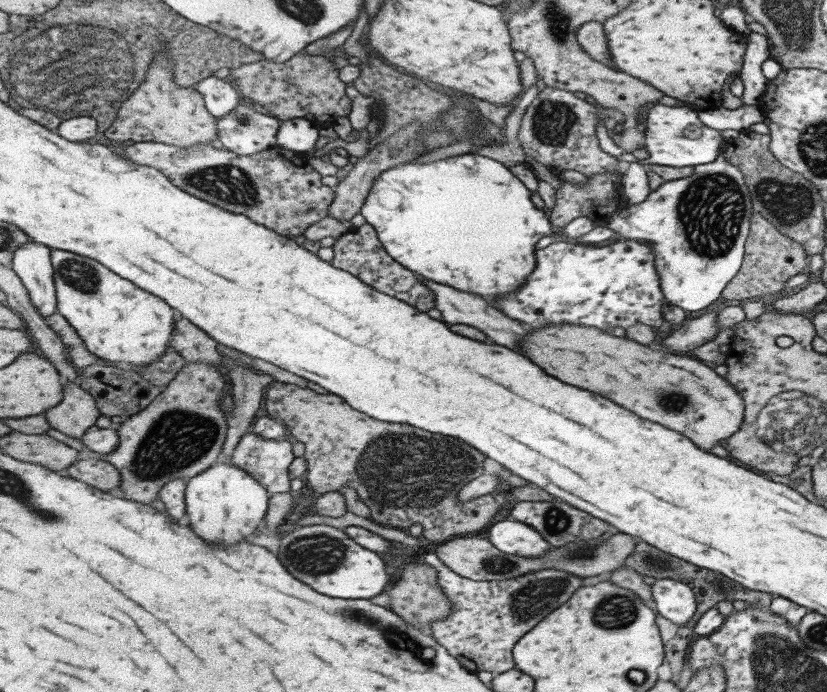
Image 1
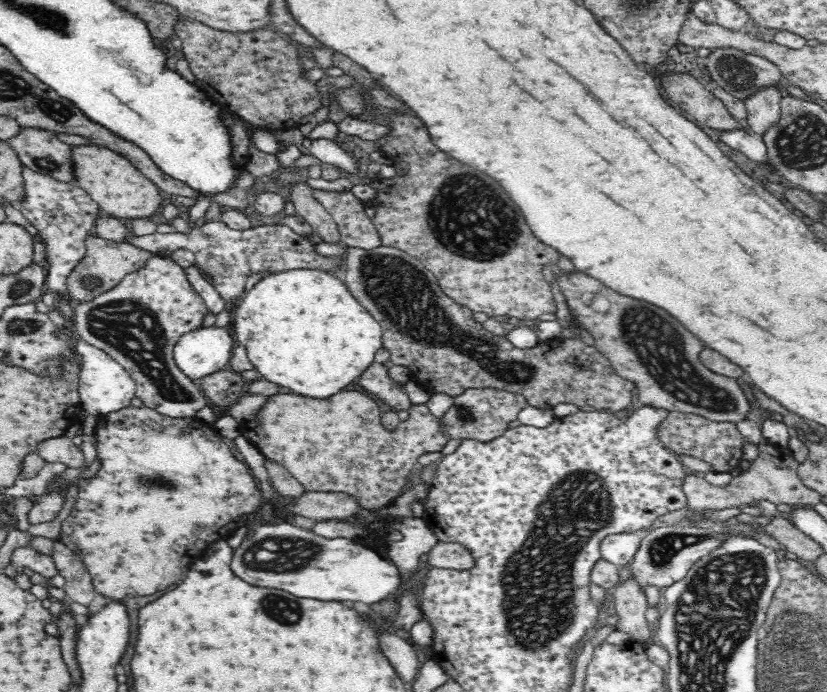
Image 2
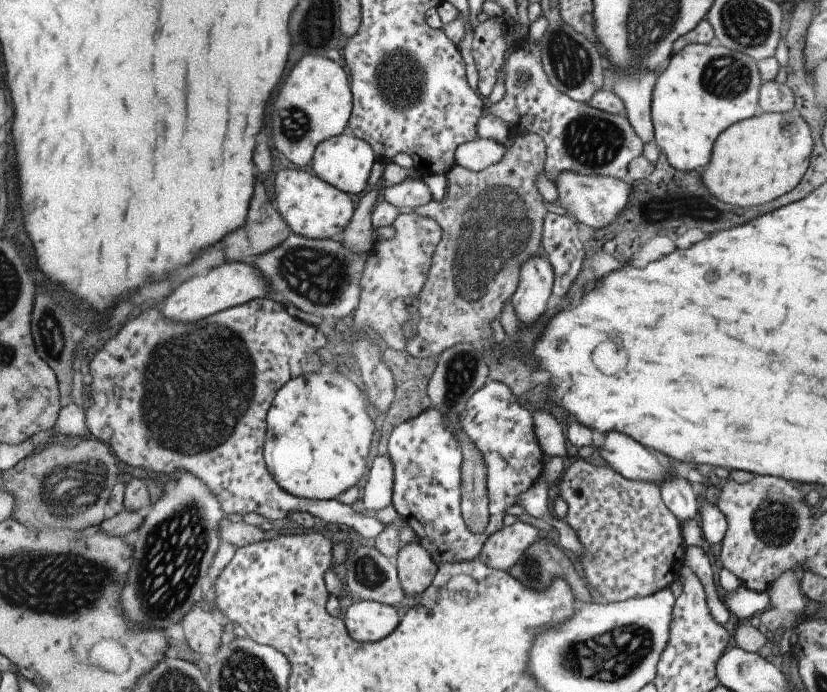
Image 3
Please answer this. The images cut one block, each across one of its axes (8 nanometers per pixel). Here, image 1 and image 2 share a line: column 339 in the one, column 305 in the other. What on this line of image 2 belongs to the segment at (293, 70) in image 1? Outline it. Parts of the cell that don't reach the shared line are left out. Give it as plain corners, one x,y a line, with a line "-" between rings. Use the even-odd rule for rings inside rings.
182,18
178,22
176,34
182,40
182,52
190,62
190,70
196,76
196,84
200,90
208,92
212,100
224,112
236,112
240,120
252,124
254,128
262,128
268,132
300,128
302,120
320,108
320,94
316,82
310,82
302,76
302,64
298,50
284,40
280,34
272,30
248,30
248,32
222,32
206,26
202,22
194,22
190,18

